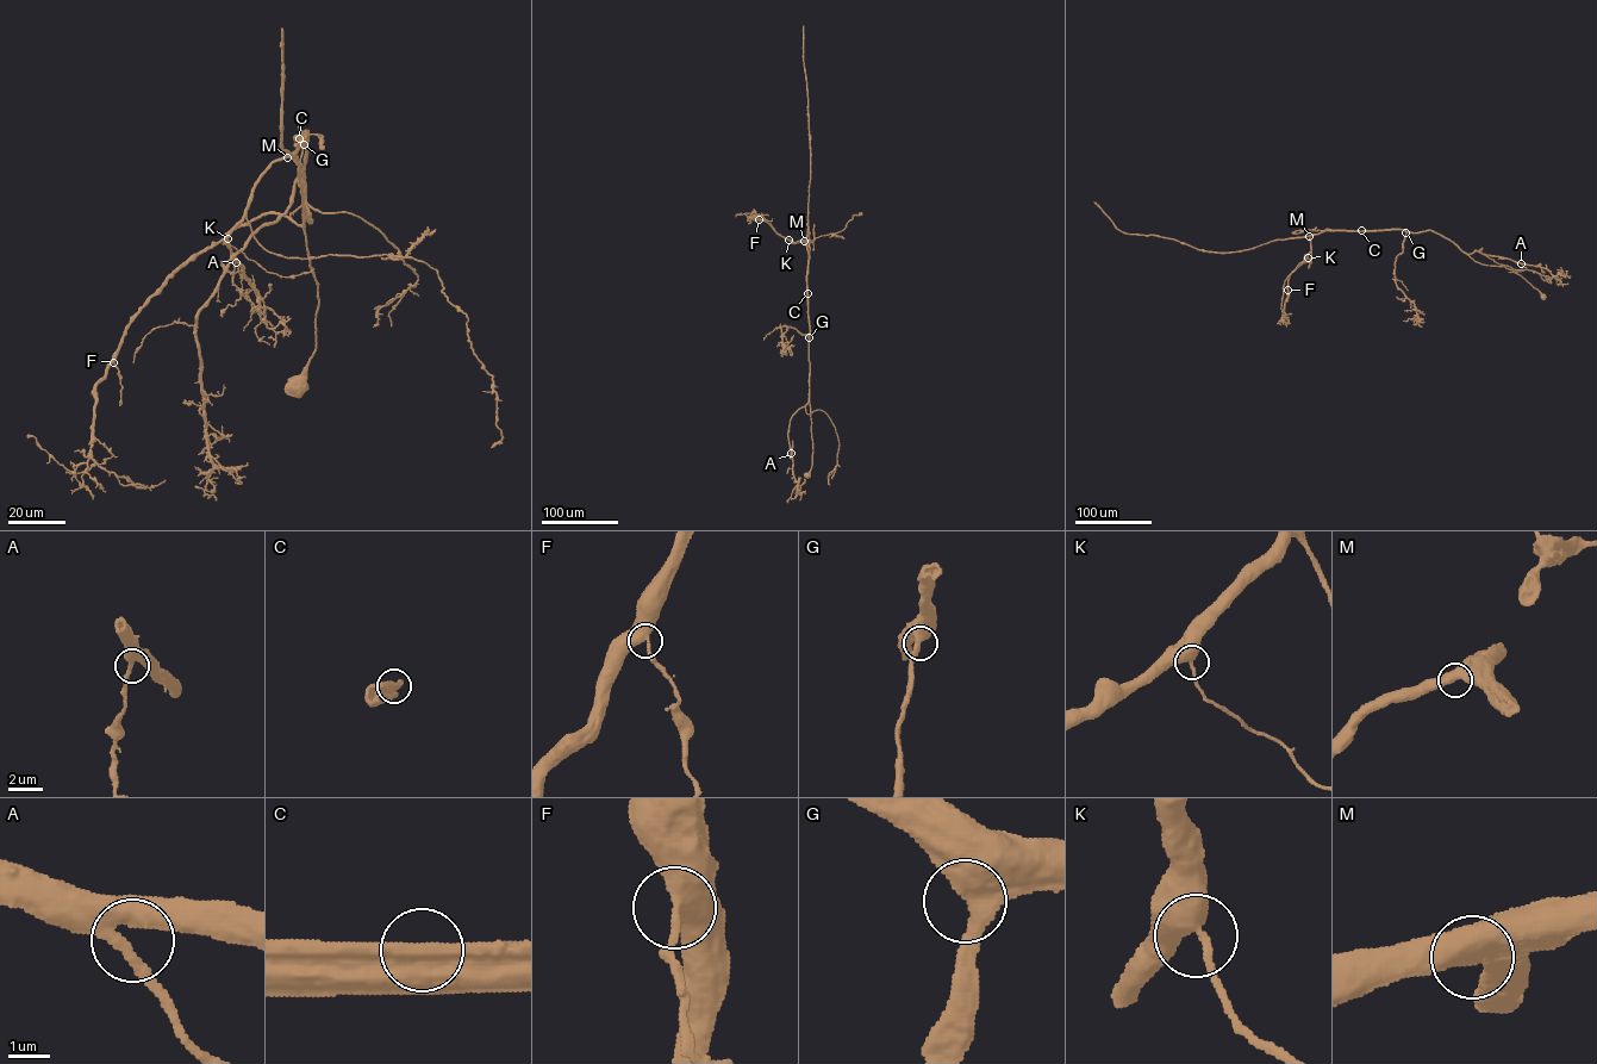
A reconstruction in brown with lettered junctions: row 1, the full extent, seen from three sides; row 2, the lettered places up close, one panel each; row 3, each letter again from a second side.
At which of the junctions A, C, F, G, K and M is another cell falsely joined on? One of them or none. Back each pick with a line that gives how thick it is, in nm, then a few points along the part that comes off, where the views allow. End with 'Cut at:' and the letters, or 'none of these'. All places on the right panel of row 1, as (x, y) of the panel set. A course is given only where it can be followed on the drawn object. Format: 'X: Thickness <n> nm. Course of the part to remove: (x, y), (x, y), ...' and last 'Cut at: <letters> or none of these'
C: Thickness 800 nm. Course of the part to remove: (1361, 230), (1292, 232)
Cut at: C

